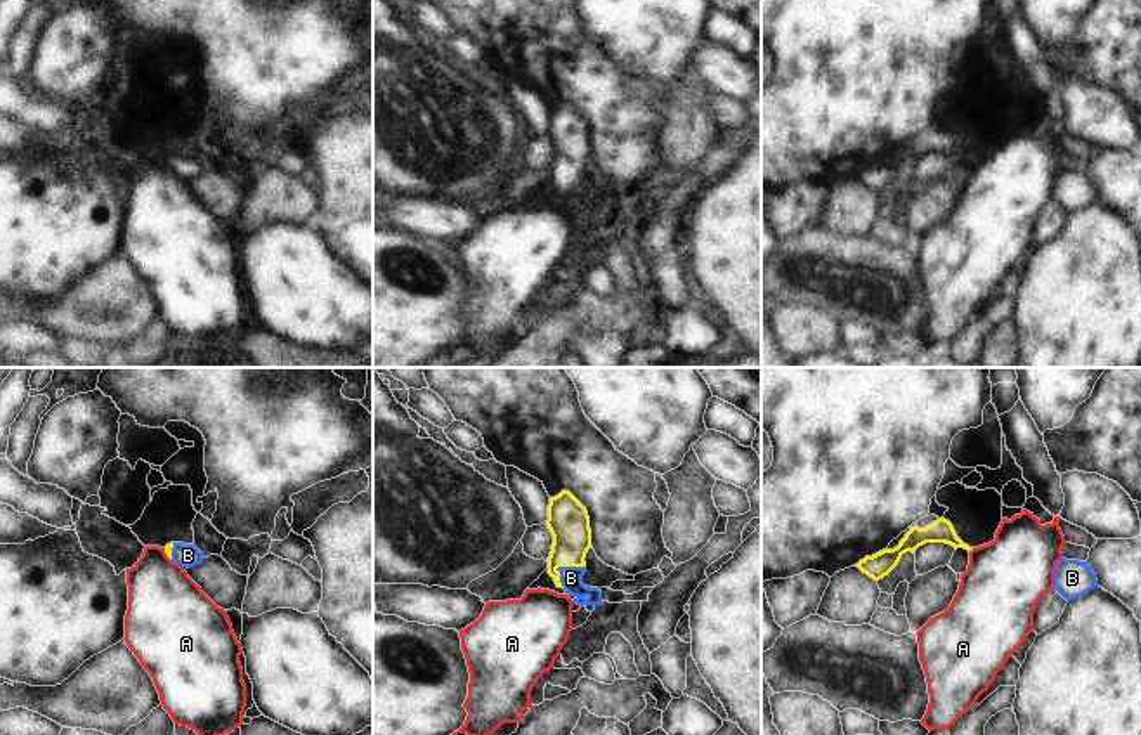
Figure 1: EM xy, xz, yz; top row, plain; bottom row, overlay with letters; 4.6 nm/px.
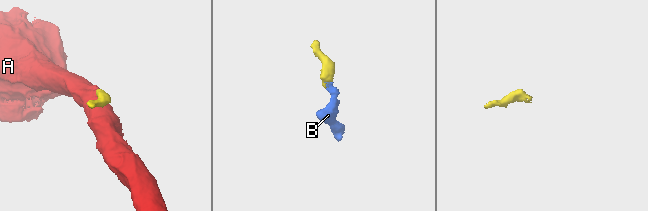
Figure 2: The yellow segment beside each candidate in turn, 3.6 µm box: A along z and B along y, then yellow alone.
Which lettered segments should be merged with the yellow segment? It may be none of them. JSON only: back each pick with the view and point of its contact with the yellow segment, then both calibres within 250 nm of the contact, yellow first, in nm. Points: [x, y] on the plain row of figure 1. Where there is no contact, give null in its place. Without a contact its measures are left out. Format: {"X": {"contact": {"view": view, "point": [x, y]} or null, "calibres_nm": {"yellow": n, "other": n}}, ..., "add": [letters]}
{"B": {"contact": {"view": "xz", "point": [562, 177]}, "calibres_nm": {"yellow": 190, "other": 110}}, "add": ["B"]}

